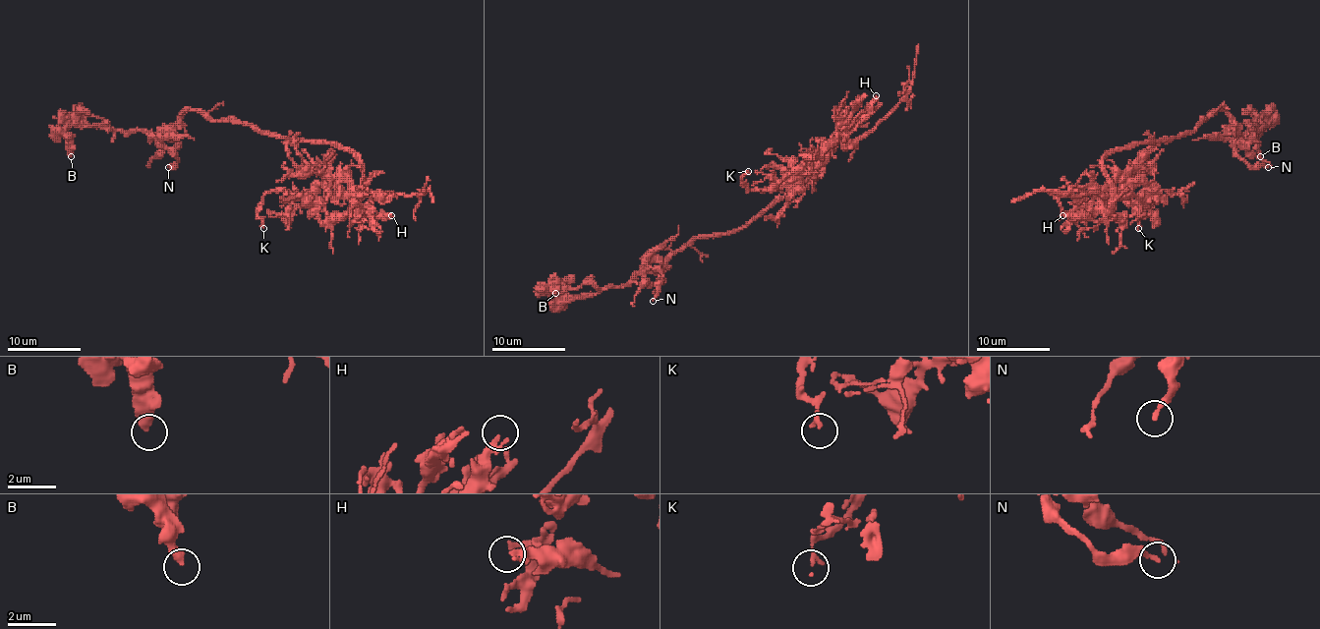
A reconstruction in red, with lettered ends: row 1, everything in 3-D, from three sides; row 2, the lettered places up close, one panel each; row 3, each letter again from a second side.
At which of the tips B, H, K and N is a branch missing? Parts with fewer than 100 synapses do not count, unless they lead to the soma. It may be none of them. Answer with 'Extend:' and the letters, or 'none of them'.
Extend: none of them

